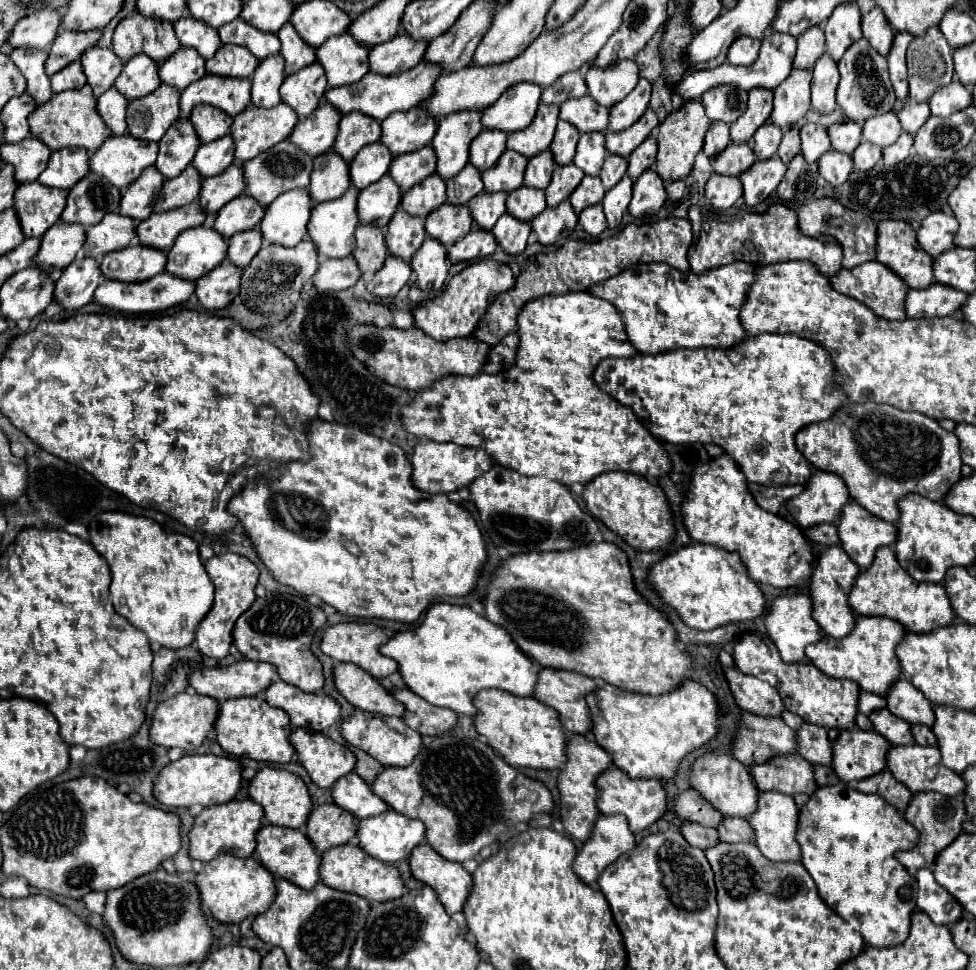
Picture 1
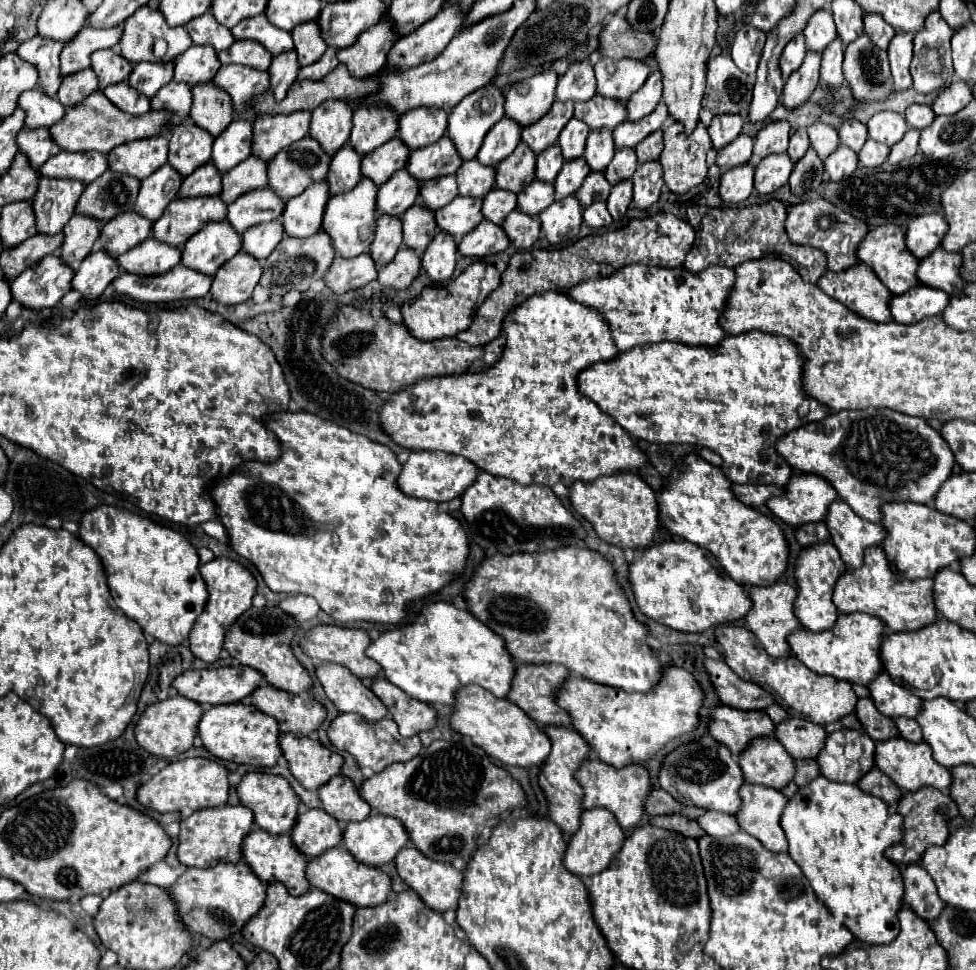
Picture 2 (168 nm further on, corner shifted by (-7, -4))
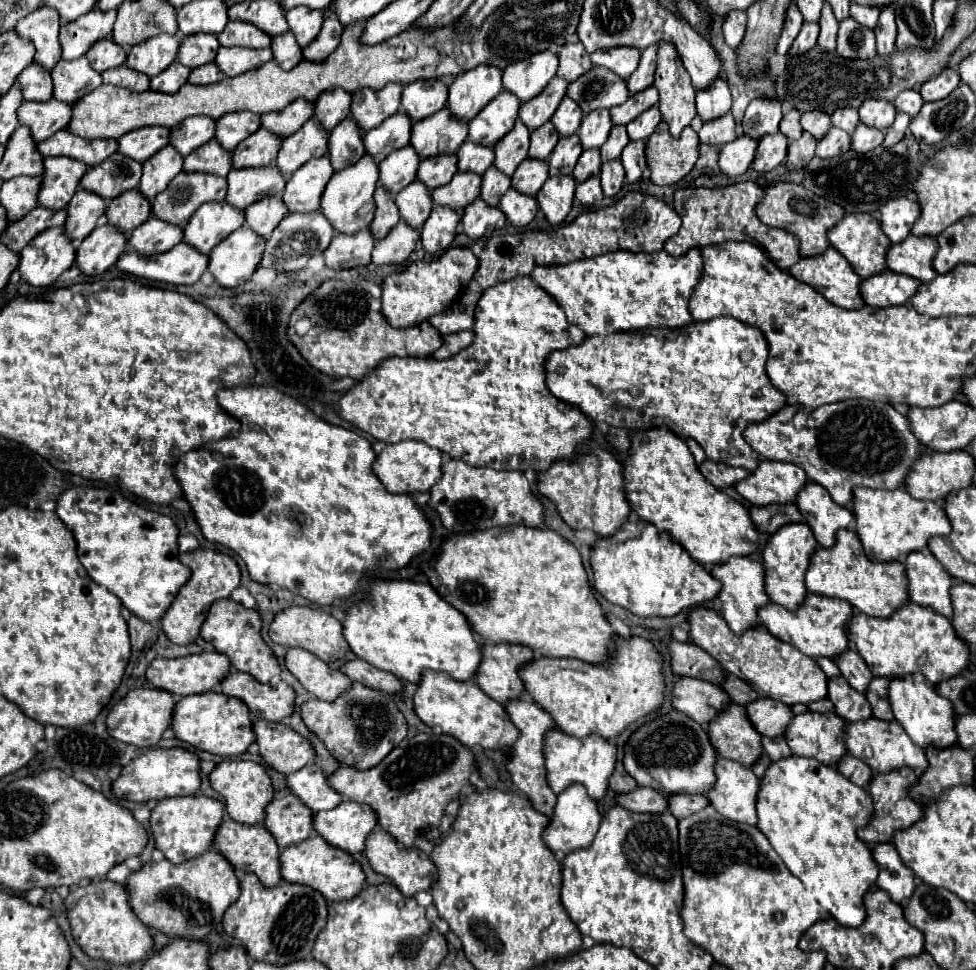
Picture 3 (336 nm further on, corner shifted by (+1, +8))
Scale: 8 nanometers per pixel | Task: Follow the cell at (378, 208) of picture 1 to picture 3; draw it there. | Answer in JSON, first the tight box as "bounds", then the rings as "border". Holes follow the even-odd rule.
{"bounds":[380,146,420,196],"border":[[[404,146],[402,150],[392,152],[388,158],[380,162],[382,186],[386,186],[396,196],[416,178],[418,164],[420,164],[420,156],[414,152],[412,146]]]}

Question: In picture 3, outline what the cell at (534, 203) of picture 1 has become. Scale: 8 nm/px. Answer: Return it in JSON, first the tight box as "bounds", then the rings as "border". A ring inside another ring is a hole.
{"bounds":[512,158,548,196],"border":[[[526,158],[512,174],[512,188],[516,188],[518,192],[536,196],[542,184],[546,182],[546,178],[548,178],[548,162]]]}

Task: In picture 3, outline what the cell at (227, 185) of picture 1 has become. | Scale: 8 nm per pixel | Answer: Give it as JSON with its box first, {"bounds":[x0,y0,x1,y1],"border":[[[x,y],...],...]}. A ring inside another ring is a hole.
{"bounds":[232,128,282,168],"border":[[[260,128],[242,144],[238,144],[238,148],[232,152],[234,168],[258,168],[272,164],[278,156],[280,144],[282,144],[282,136],[266,128]]]}

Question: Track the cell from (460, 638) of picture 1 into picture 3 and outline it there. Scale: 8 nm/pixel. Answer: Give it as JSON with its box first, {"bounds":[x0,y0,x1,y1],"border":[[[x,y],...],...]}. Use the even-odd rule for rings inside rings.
{"bounds":[342,578,480,684],"border":[[[382,578],[372,580],[364,600],[354,602],[346,610],[346,618],[342,620],[342,634],[350,650],[358,658],[370,662],[380,670],[392,672],[396,678],[408,680],[412,684],[418,684],[420,672],[426,668],[446,672],[454,680],[470,680],[480,660],[480,644],[470,626],[466,624],[466,618],[462,618],[456,608],[452,608],[446,600],[442,600],[430,584],[420,584],[412,580],[382,580]]]}

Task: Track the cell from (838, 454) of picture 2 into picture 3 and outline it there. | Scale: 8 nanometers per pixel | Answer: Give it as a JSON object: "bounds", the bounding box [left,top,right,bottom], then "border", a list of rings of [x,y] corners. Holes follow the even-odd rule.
{"bounds":[742,398,920,506],"border":[[[856,398],[826,404],[810,414],[804,428],[796,430],[792,416],[798,410],[798,404],[786,404],[764,422],[748,424],[742,436],[762,458],[800,466],[806,476],[824,486],[830,492],[830,498],[840,506],[850,504],[854,486],[884,490],[902,488],[912,460],[920,456],[920,442],[910,432],[908,420],[886,402]]]}

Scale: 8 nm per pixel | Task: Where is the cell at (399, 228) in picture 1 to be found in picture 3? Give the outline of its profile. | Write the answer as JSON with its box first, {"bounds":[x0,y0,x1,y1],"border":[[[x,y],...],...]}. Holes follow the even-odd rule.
{"bounds":[396,180,434,230],"border":[[[414,180],[410,186],[406,186],[402,192],[396,194],[396,204],[400,210],[400,216],[404,222],[414,226],[416,230],[422,228],[426,218],[430,216],[434,202],[430,196],[430,190],[420,182]]]}

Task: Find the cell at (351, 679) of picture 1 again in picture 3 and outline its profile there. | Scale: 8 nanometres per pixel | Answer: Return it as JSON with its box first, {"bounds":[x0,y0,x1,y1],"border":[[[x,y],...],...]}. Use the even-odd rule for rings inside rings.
{"bounds":[284,648,350,700],"border":[[[290,648],[284,656],[284,666],[298,678],[306,692],[318,700],[334,700],[342,690],[350,688],[350,678],[340,670],[328,666],[324,660],[306,652],[304,648]]]}

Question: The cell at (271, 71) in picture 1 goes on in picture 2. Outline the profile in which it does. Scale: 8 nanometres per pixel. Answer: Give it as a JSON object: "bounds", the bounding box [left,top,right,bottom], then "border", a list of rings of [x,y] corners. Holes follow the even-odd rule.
{"bounds":[268,50,300,102],"border":[[[294,50],[272,58],[268,74],[270,74],[270,94],[274,96],[276,102],[286,98],[288,88],[294,84],[296,76],[298,76],[298,68],[300,66],[298,66]]]}

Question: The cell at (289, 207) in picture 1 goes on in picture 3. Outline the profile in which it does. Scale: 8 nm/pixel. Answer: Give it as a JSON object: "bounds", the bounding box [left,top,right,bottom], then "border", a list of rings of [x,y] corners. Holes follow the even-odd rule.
{"bounds":[282,156,334,214],"border":[[[328,156],[314,158],[302,168],[298,168],[298,172],[290,176],[282,196],[288,210],[300,212],[300,214],[320,210],[320,196],[328,180],[332,178],[332,174],[334,174],[334,168]]]}

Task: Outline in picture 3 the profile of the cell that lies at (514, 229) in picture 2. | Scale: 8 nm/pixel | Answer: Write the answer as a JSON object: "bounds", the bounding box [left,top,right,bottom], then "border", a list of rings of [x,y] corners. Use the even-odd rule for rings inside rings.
{"bounds":[500,188,538,228],"border":[[[510,188],[500,200],[500,210],[506,214],[506,218],[514,226],[522,228],[534,220],[536,210],[538,210],[538,202],[534,196],[526,196],[526,194]]]}

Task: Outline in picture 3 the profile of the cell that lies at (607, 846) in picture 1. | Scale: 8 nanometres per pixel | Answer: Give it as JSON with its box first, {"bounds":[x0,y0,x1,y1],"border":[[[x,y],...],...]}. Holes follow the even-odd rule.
{"bounds":[542,784,600,854],"border":[[[570,784],[566,790],[562,790],[556,796],[556,806],[554,812],[550,816],[550,822],[546,826],[546,830],[542,832],[542,840],[546,842],[546,846],[556,852],[564,852],[570,854],[574,852],[574,848],[586,848],[586,844],[590,844],[590,840],[594,840],[596,832],[598,832],[598,824],[600,824],[600,812],[596,802],[586,794],[586,788],[582,788],[582,784]]]}

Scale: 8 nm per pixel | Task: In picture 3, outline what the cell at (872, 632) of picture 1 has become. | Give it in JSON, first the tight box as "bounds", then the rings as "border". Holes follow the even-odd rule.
{"bounds":[758,594,852,658],"border":[[[808,594],[804,602],[800,604],[800,608],[796,610],[786,610],[770,602],[764,608],[760,608],[758,618],[760,618],[760,624],[764,624],[772,636],[792,644],[794,648],[798,648],[802,654],[810,658],[820,658],[820,656],[834,658],[836,654],[848,650],[848,636],[846,636],[844,624],[852,618],[852,608],[850,604],[846,604],[846,600],[828,598],[820,594]]]}

